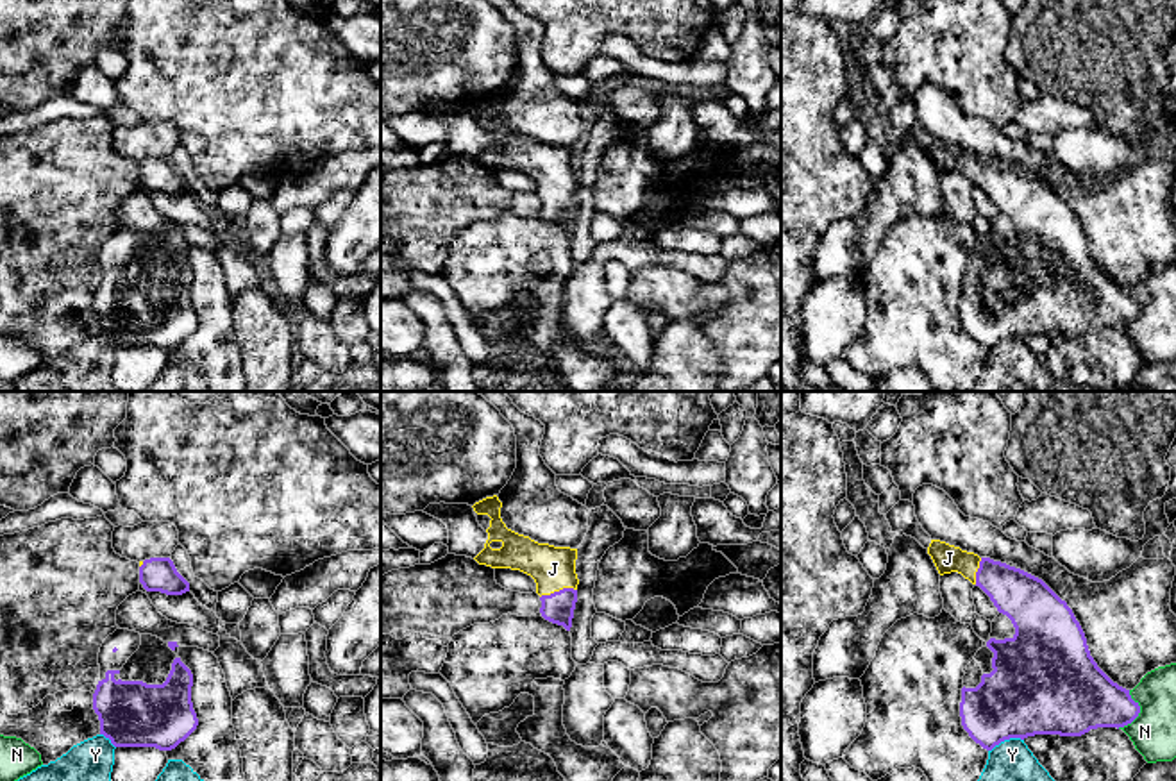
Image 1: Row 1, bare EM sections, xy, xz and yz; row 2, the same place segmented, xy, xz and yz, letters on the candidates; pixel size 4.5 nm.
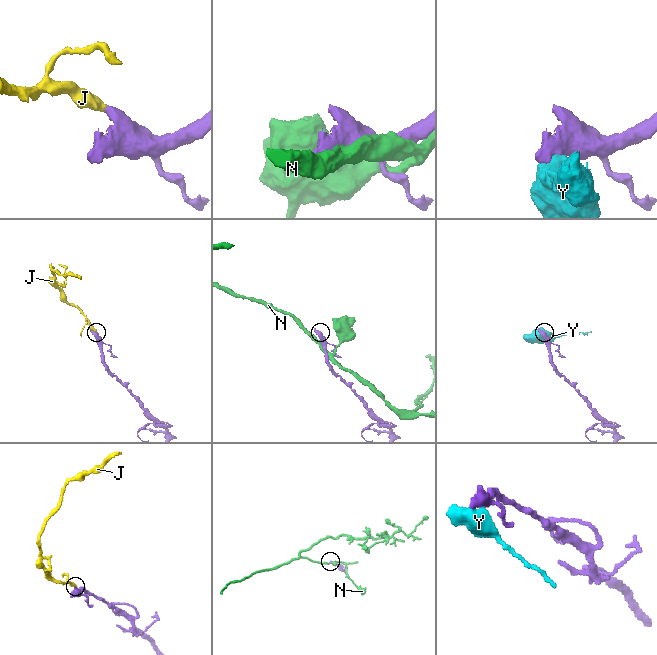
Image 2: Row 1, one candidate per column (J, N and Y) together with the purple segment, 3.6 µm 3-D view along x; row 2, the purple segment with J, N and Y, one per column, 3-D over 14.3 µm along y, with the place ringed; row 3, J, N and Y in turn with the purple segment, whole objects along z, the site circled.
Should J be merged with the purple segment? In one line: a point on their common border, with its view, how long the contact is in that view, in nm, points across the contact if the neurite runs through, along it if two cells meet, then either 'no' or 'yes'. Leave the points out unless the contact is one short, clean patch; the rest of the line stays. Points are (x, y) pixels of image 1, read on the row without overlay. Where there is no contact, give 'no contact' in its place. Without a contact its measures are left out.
contact xz (560, 190); length 170 nm; way xz (558, 208), (560, 190), (553, 168); yes

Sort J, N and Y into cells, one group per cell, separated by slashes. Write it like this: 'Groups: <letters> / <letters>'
Groups: J / N / Y

